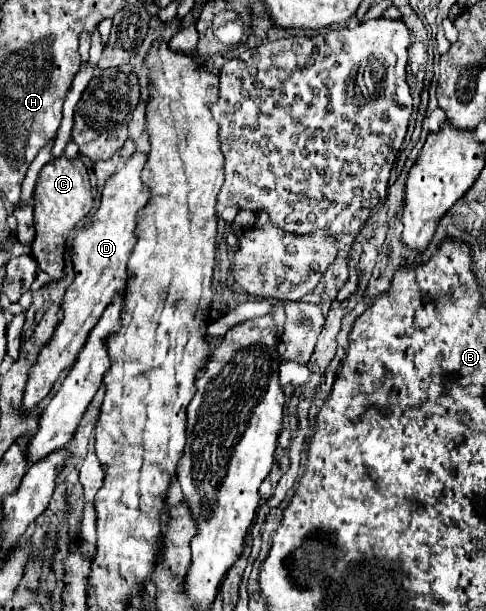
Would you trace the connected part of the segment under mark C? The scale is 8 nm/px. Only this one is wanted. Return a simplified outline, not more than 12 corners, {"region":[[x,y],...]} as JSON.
{"region":[[52,159],[34,187],[32,257],[64,275],[64,243],[92,209],[82,159]]}

